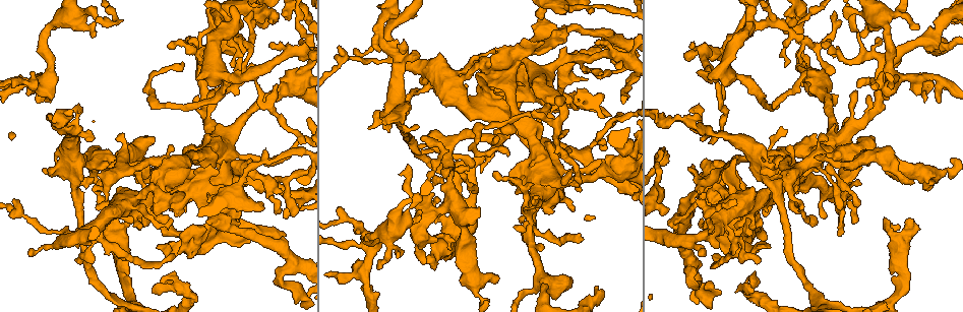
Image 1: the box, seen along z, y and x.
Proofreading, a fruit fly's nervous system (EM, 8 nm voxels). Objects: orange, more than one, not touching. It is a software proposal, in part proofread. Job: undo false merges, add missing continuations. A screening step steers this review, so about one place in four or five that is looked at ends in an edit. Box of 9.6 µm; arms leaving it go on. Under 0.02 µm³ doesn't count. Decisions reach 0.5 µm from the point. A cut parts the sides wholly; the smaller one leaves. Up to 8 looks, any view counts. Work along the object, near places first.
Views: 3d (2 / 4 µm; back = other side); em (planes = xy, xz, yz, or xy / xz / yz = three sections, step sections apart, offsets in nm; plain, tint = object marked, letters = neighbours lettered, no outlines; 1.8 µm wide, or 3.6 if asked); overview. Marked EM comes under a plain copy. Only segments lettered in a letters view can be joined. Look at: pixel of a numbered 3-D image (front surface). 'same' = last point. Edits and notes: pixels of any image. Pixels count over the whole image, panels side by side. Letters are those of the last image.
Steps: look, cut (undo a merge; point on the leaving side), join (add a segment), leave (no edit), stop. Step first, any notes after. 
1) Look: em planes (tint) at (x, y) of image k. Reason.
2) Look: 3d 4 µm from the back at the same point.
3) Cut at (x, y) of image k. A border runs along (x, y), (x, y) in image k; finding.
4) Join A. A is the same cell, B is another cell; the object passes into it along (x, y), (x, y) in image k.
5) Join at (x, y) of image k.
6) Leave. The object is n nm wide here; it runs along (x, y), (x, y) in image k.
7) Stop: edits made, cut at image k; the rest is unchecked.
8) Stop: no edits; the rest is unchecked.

Look: 3d 2 µm at (212, 223) of image 1. Free end.

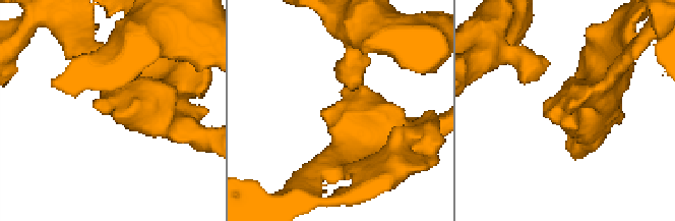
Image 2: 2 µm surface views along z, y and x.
Look: em planes (letters) at (548, 113) of image 2. Need the tissue.

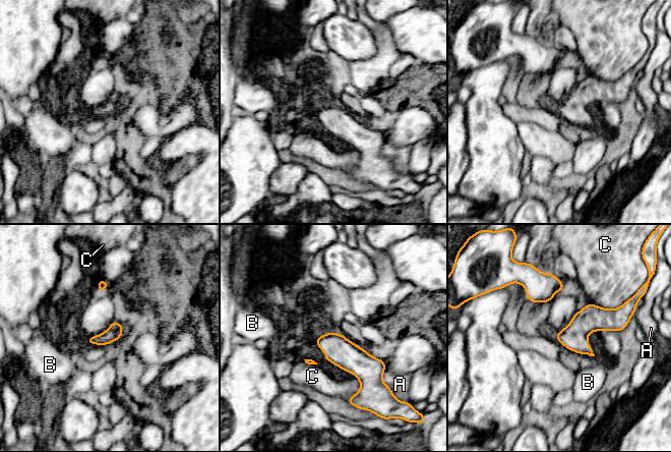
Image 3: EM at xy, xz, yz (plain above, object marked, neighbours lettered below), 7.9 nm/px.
Leave. A, B and C are other cells; a border runs along (588, 302), (603, 307), (623, 303) in image 3; no lettered segment goes on from it.

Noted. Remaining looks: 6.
Look: em planes (letters) at (186, 293) of image 1. Sharp bend.

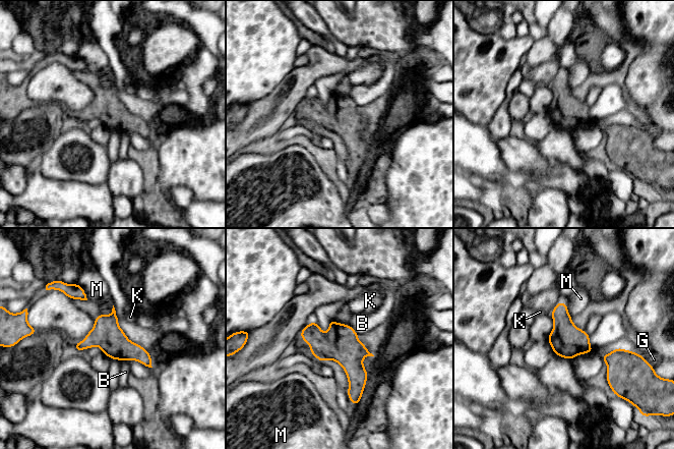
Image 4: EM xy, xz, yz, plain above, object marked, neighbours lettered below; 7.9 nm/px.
Leave. B, G, K and M are other cells; all the same neuron.

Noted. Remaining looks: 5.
Look: 3d 2 µm from the back at (170, 230) of image 1. Abrupt turn.

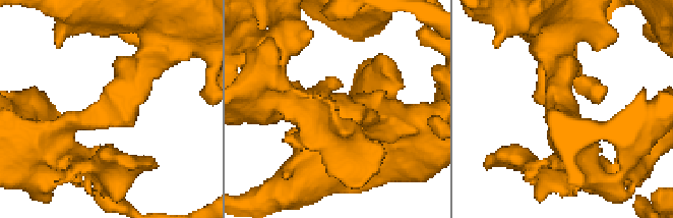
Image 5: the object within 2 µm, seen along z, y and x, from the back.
Look: em 3.6 µm planes (letters) at (115, 100) of image 5. The arms are 300, 360 nm wide; now the EM.

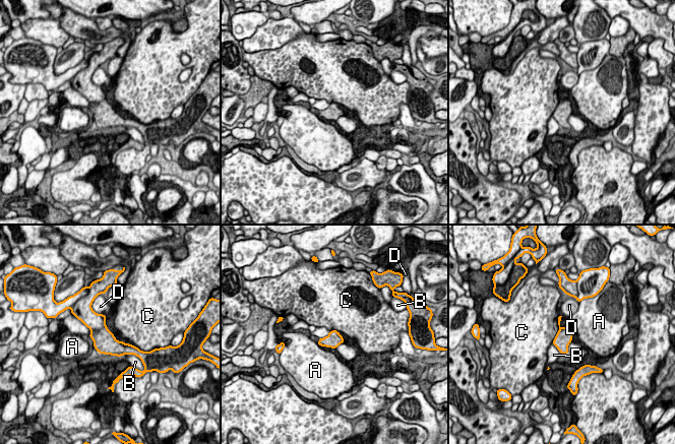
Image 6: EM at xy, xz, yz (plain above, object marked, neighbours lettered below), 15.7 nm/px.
Cut at (105, 342) of image 6. The longest contact is with C, 480 nm; A, B, C and D are other cells; a border runs along (105, 325), (98, 329), (90, 329) in image 6; a second neuron is stuck on.

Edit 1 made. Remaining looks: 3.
Stop: edits made, cut at image 6; the rest is unchecked.

